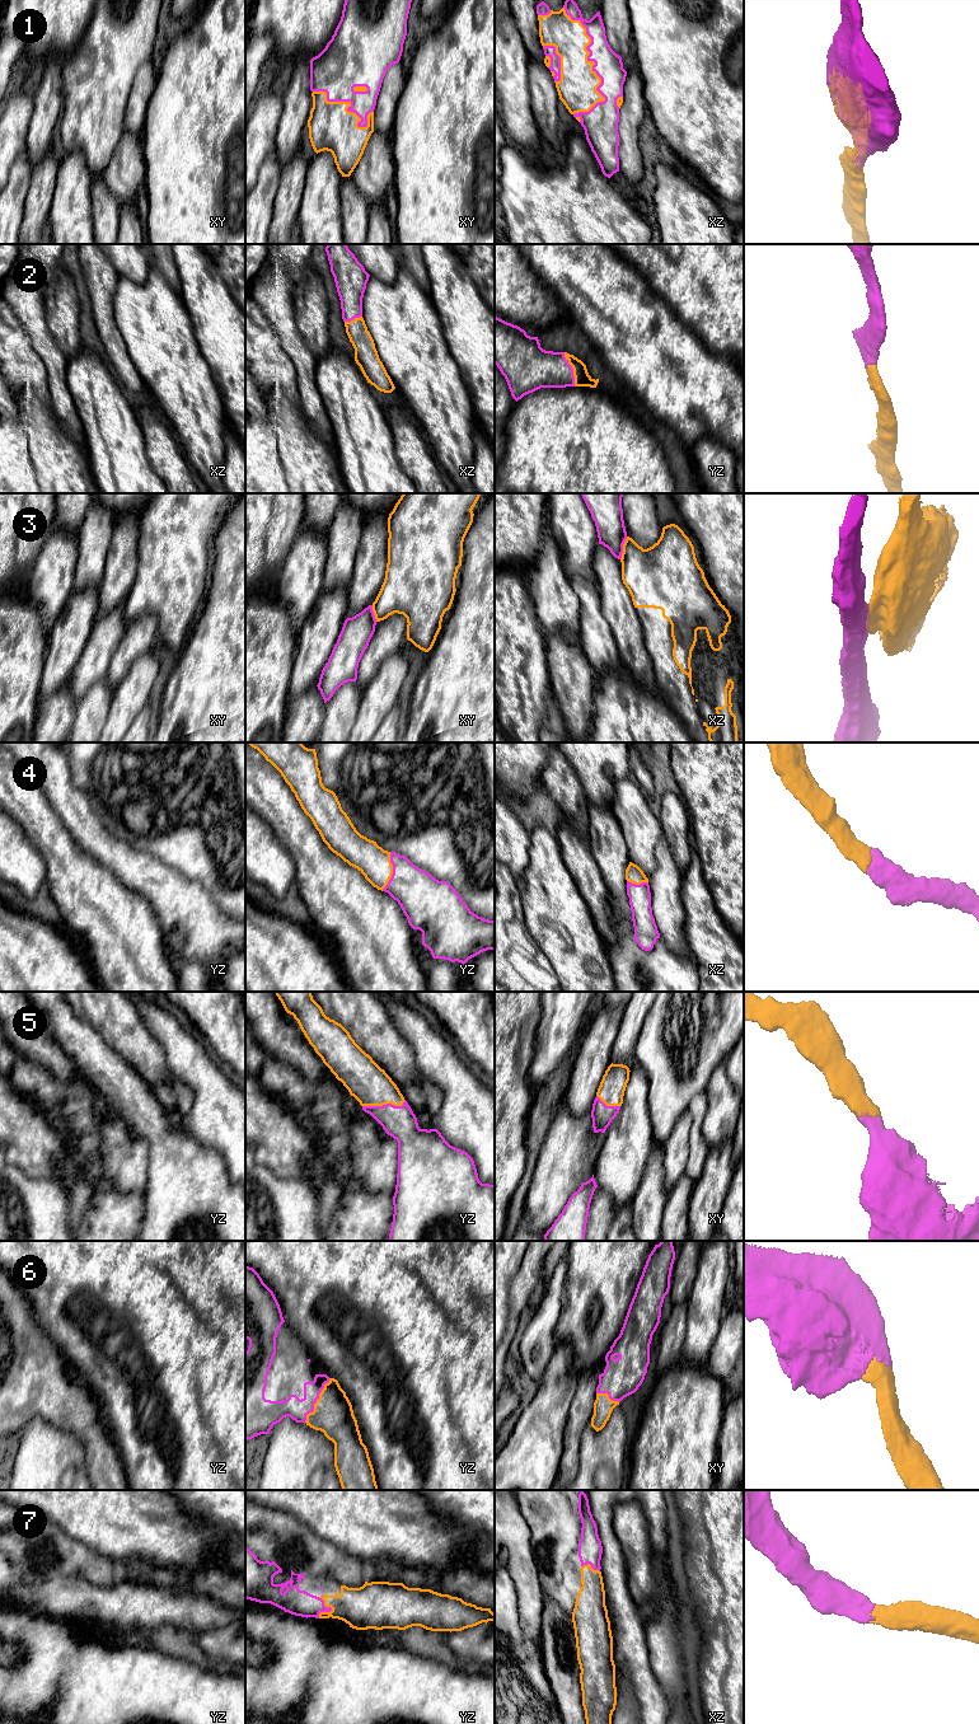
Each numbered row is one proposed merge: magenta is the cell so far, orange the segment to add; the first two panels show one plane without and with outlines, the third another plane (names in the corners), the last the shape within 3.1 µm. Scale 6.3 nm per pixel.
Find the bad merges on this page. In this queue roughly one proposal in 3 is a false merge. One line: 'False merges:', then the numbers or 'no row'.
False merges: 3

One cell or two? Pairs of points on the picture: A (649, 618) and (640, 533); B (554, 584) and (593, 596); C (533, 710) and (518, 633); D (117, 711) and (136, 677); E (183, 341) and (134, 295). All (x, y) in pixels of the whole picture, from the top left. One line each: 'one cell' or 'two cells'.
A: two cells
B: two cells
C: one cell
D: one cell
E: one cell

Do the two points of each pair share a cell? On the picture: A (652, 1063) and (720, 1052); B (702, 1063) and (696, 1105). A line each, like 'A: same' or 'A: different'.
A: same
B: different

